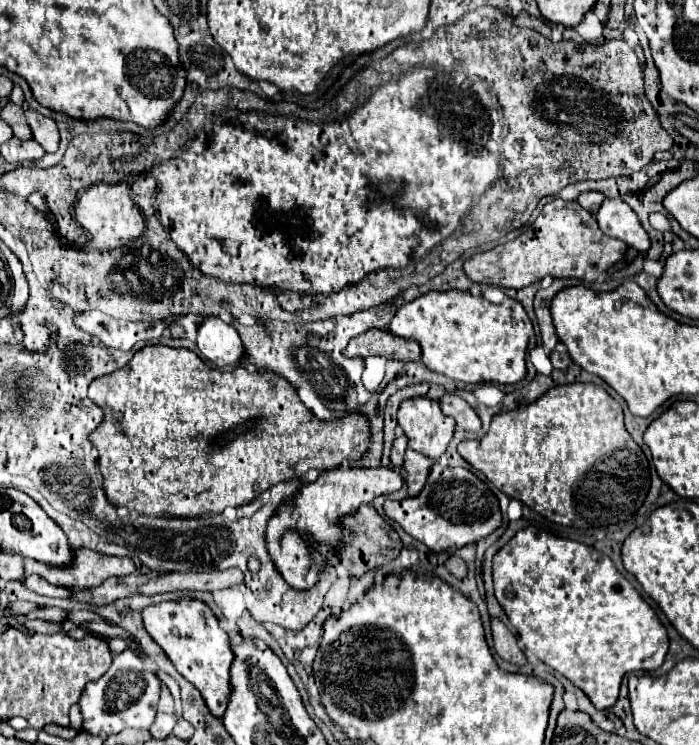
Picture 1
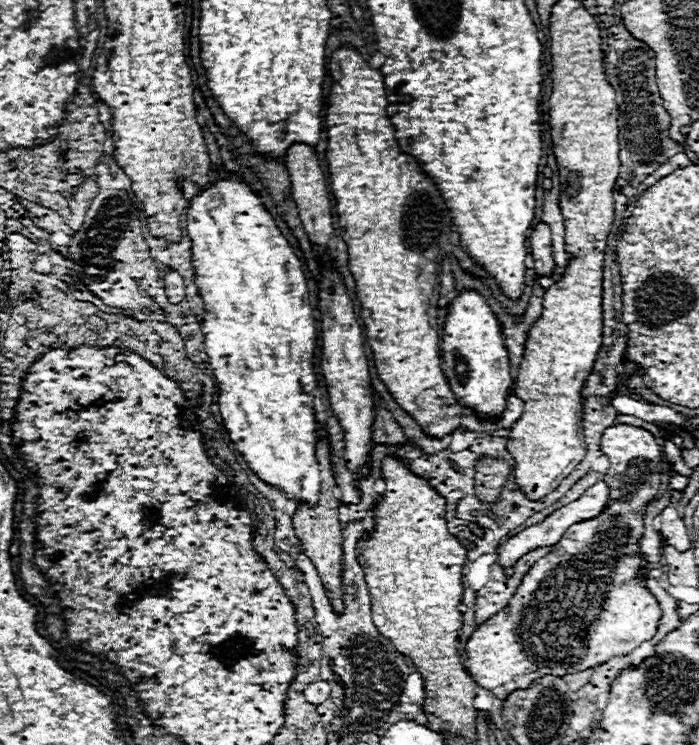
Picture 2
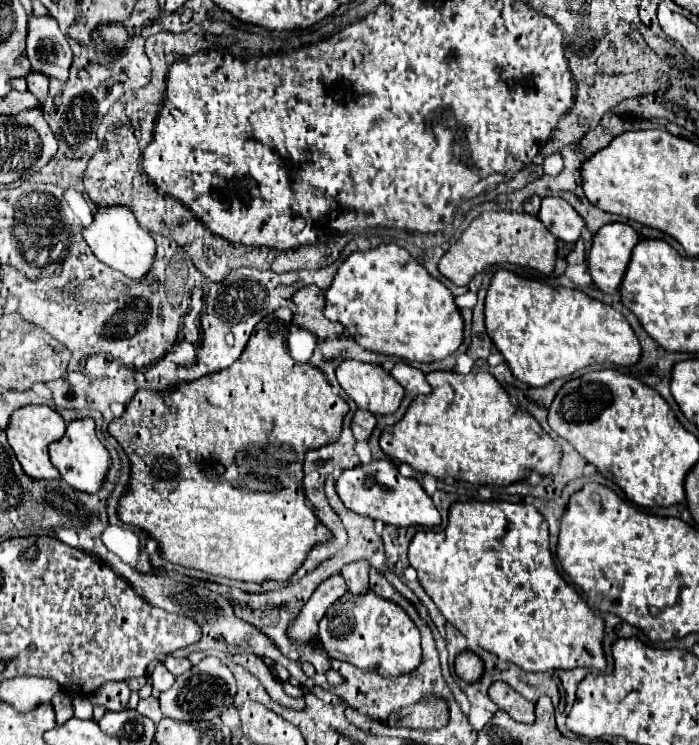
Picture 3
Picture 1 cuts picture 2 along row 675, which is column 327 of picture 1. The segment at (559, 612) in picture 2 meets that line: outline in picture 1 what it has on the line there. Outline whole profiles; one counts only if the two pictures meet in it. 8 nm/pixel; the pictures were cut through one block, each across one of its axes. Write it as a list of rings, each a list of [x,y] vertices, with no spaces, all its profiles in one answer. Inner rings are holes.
[[[334,468],[324,470],[314,482],[302,484],[296,494],[282,502],[266,526],[266,548],[280,576],[294,590],[310,590],[320,582],[326,566],[338,562],[338,550],[344,546],[342,518],[356,514],[362,504],[376,496],[400,490],[402,476],[390,468]],[[296,528],[304,528],[304,538]],[[316,546],[328,546],[332,552],[320,554]]]

